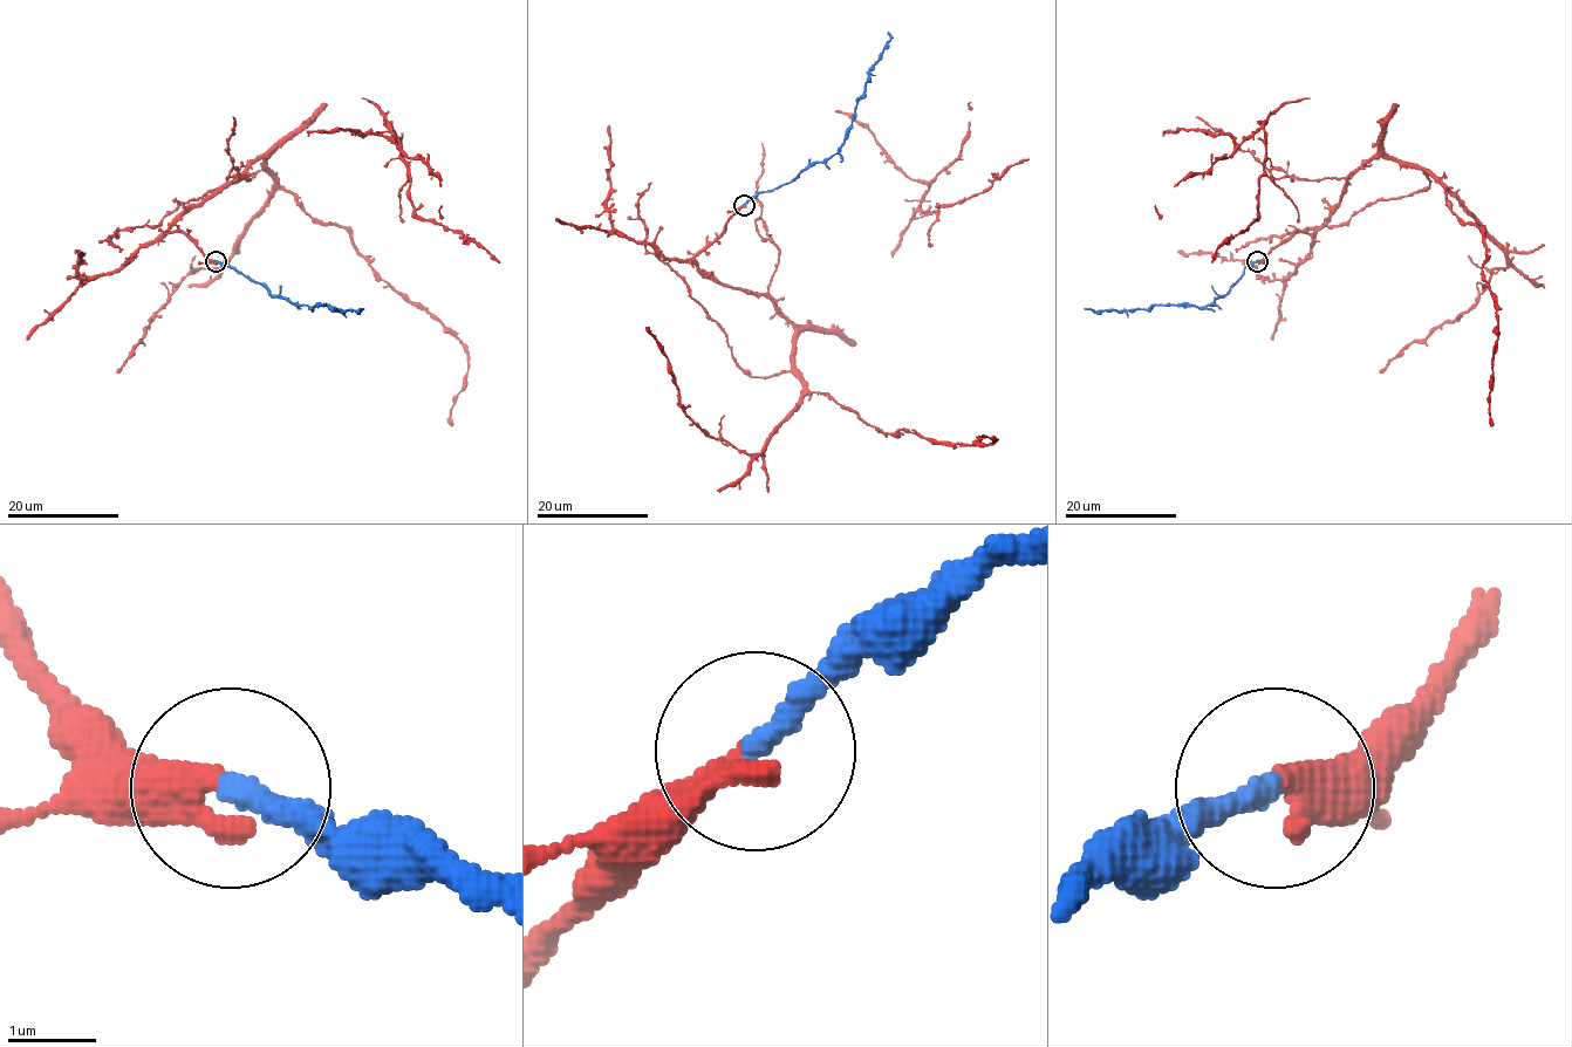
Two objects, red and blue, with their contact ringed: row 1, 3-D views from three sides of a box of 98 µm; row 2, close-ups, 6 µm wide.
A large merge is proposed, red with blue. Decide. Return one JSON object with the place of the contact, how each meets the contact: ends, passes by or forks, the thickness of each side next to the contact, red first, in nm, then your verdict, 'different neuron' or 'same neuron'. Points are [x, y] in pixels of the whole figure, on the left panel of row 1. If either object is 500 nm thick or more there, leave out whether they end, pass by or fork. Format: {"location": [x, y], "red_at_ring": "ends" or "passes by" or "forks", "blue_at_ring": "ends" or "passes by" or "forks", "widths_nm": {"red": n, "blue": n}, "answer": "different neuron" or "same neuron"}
{"location": [216, 261], "red_at_ring": "ends", "blue_at_ring": "ends", "widths_nm": {"red": 400, "blue": 280}, "answer": "same neuron"}

